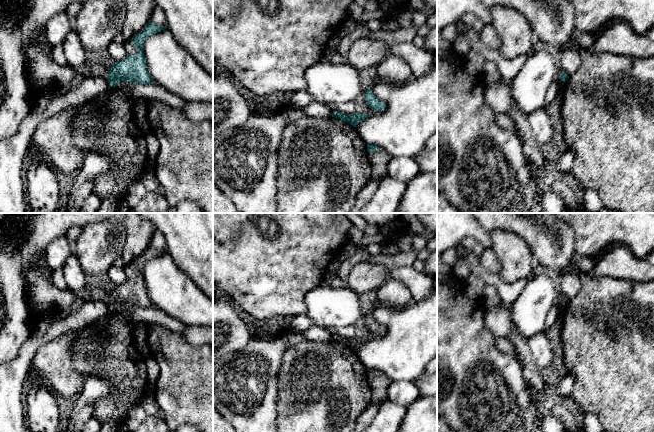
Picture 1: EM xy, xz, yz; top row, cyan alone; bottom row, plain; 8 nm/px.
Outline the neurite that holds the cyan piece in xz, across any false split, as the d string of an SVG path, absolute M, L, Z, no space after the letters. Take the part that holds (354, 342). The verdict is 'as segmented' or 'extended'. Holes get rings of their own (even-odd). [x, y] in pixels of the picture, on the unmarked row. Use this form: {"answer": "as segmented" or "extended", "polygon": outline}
{"answer": "as segmented", "polygon": "M333 335L332 341L341 343L353 351L356 351L357 347L362 345L363 343L369 341L369 338L362 338L362 337L352 337L352 338L345 338L339 335Z"}

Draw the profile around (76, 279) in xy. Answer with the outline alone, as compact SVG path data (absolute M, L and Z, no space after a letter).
M71 254L68 257L62 270L67 288L72 291L78 291L82 289L88 290L92 283L97 283L84 273L75 254Z

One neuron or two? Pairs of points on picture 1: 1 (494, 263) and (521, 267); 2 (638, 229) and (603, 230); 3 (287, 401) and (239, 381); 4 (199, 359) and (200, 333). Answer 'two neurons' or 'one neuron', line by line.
1: two neurons
2: one neuron
3: two neurons
4: two neurons

